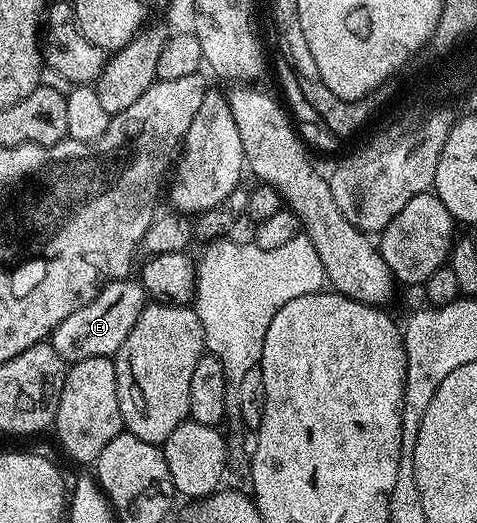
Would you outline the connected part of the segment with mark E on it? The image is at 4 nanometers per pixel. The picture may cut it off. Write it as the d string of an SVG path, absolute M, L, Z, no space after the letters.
M119 280L105 283L91 302L84 304L84 308L72 312L72 316L68 316L56 327L52 335L52 344L62 359L73 364L85 358L105 358L117 354L120 344L126 339L128 332L132 330L136 320L141 316L143 306L147 305L148 302L148 295L142 289L141 281L130 281Z

